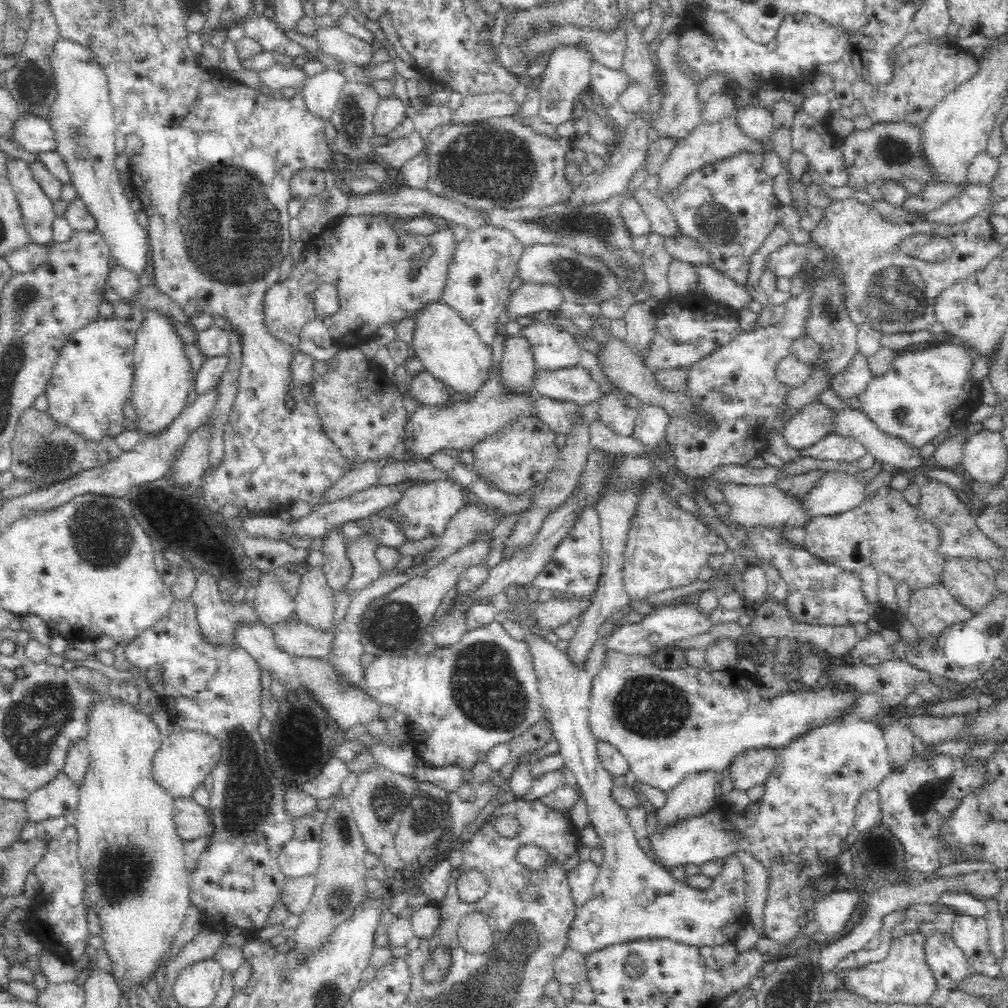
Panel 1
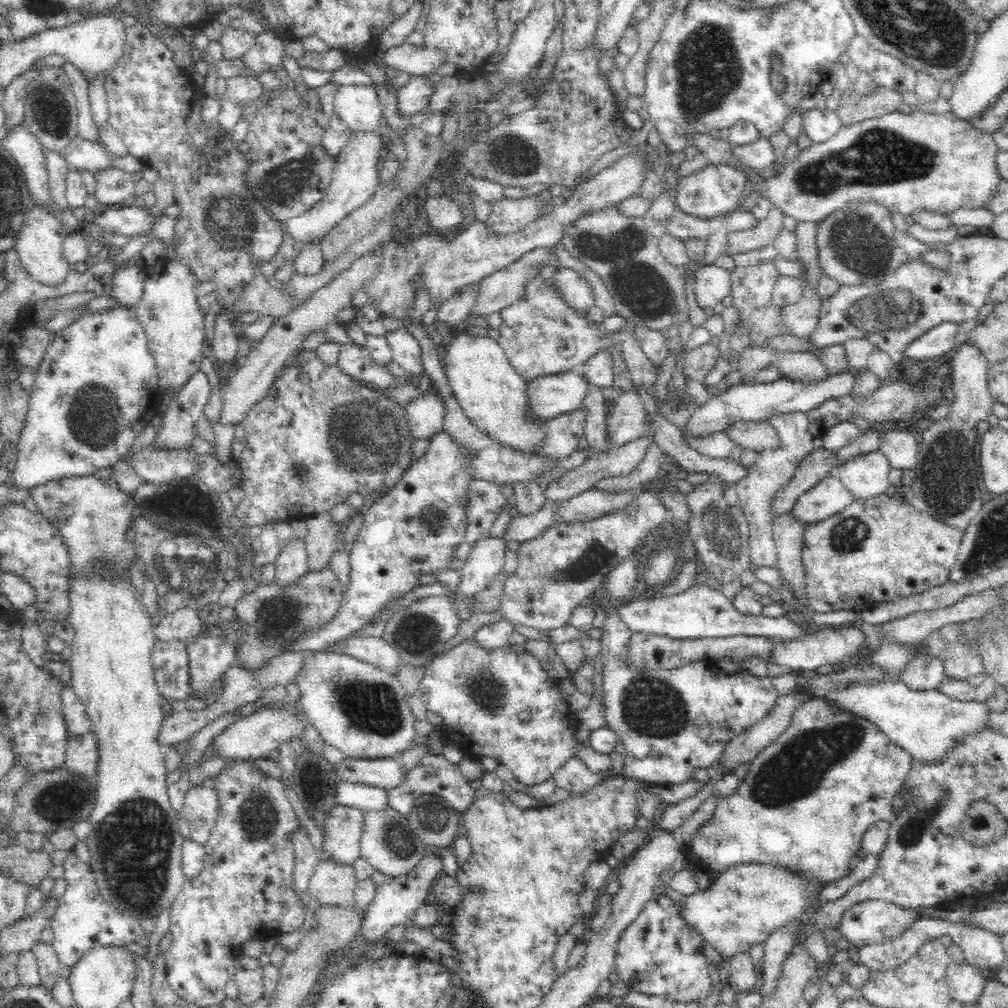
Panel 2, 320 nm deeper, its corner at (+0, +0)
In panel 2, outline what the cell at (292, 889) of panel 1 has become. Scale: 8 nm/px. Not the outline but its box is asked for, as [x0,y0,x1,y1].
[306,859,357,906]

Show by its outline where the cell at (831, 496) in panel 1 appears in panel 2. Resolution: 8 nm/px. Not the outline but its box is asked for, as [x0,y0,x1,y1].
[837,451,891,501]

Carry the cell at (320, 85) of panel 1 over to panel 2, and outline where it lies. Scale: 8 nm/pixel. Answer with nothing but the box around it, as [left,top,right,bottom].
[332,85,382,130]

